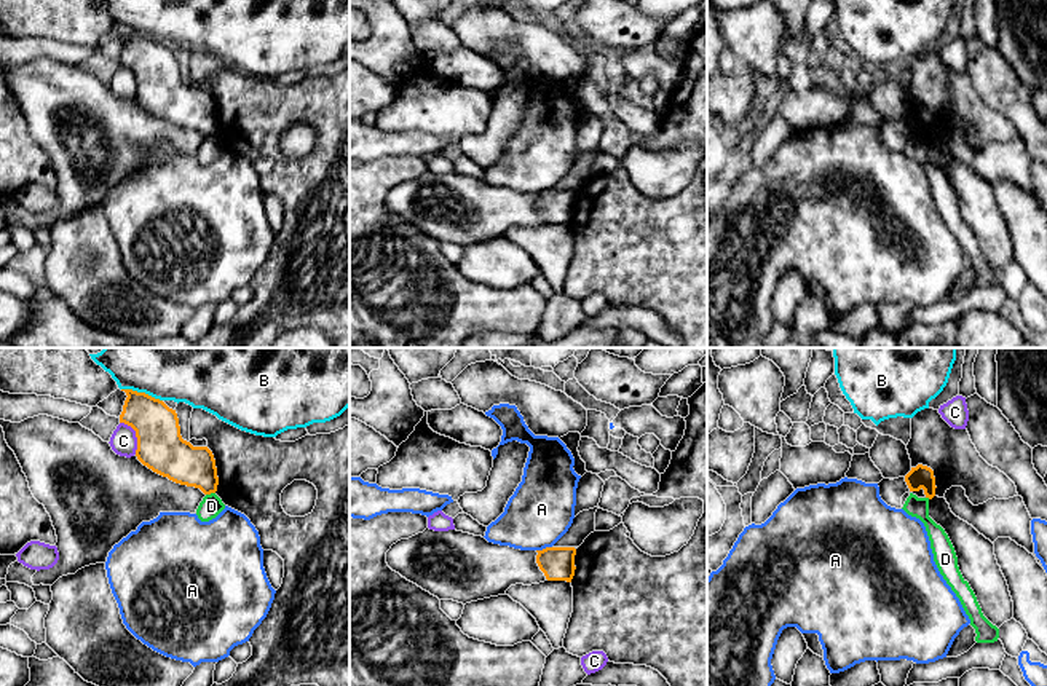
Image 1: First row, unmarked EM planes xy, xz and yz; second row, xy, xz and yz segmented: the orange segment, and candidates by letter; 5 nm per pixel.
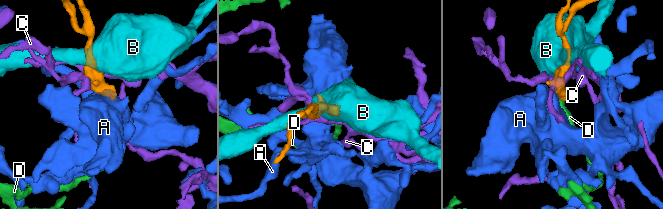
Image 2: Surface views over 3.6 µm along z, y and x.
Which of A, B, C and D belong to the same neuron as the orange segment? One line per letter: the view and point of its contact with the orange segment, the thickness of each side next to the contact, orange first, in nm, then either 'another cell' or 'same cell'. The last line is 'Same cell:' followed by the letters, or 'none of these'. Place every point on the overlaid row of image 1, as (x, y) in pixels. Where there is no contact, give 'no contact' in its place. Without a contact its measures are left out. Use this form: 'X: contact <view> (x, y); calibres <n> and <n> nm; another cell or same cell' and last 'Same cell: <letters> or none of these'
A: contact xz (543, 549); calibres 170 and 320 nm; another cell
B: contact xy (142, 393); calibres 220 and 480 nm; another cell
C: contact xy (136, 436); calibres 240 and 140 nm; another cell
D: contact xy (209, 493); calibres 200 and 110 nm; another cell
Same cell: none of these

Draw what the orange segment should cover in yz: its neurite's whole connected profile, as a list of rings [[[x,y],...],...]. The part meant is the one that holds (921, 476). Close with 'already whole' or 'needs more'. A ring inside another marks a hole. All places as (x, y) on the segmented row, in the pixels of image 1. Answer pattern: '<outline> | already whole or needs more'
[[[918,464],[905,475],[905,482],[910,491],[924,490],[926,498],[932,499],[935,496],[935,477],[934,471],[927,466]]] | already whole

